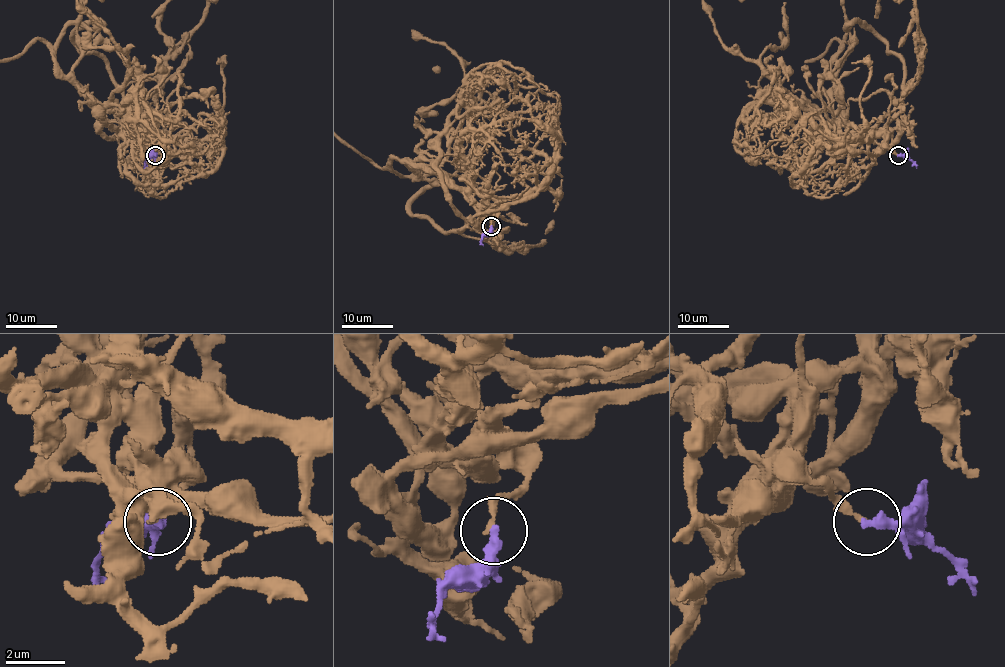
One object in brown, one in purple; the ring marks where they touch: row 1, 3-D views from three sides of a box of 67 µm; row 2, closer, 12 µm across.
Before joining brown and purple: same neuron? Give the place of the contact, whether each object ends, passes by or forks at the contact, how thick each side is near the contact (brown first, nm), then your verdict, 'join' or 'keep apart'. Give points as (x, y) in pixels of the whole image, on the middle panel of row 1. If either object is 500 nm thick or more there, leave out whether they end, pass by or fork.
(491, 226) | brown ends | purple ends | 200/360 nm | keep apart

